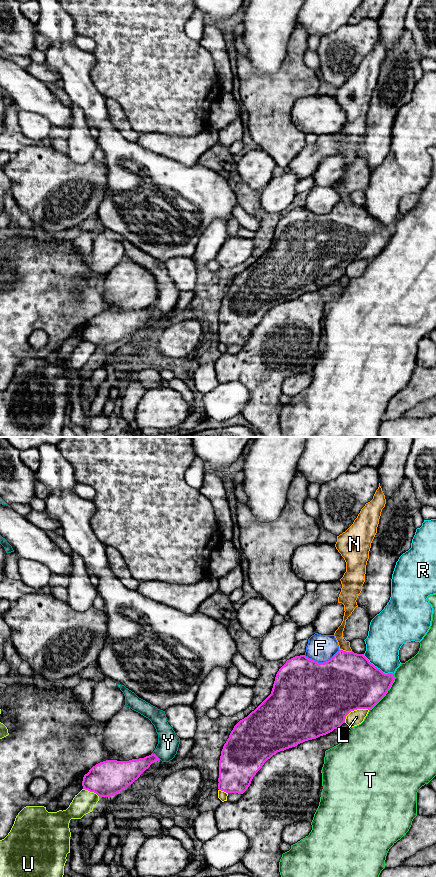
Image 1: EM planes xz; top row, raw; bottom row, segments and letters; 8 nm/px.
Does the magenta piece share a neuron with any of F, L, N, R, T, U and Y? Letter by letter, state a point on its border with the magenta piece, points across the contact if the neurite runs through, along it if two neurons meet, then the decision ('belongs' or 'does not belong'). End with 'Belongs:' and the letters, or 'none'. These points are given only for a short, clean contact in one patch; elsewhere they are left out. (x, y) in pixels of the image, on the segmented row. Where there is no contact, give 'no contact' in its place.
F: xz (321, 663) | does not belong
L: xz (354, 709) | does not belong
N: xz (345, 651) | does not belong
R: xz (377, 668) | does not belong
T: xz (386, 692) | does not belong
U: xz (91, 791) | does not belong
Y: xz (155, 755) | does not belong
Belongs: none

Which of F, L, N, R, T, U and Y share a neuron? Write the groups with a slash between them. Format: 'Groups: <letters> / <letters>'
Groups: F / L / N / R / T / U / Y

